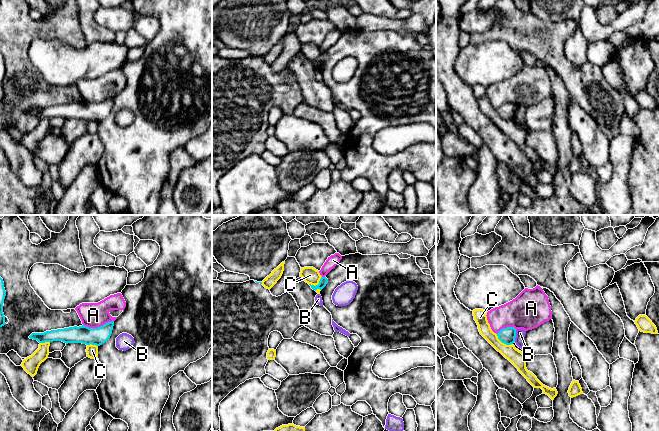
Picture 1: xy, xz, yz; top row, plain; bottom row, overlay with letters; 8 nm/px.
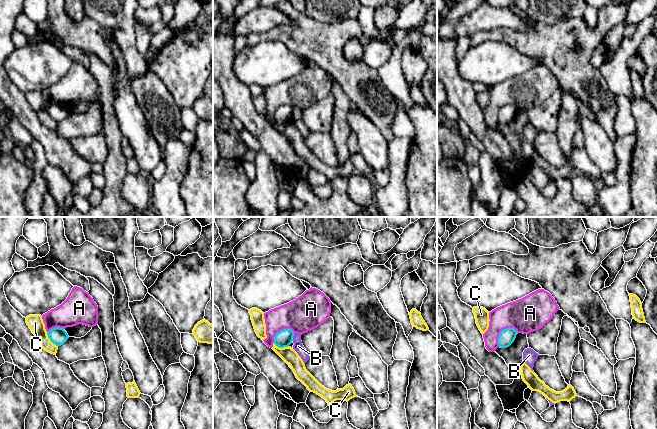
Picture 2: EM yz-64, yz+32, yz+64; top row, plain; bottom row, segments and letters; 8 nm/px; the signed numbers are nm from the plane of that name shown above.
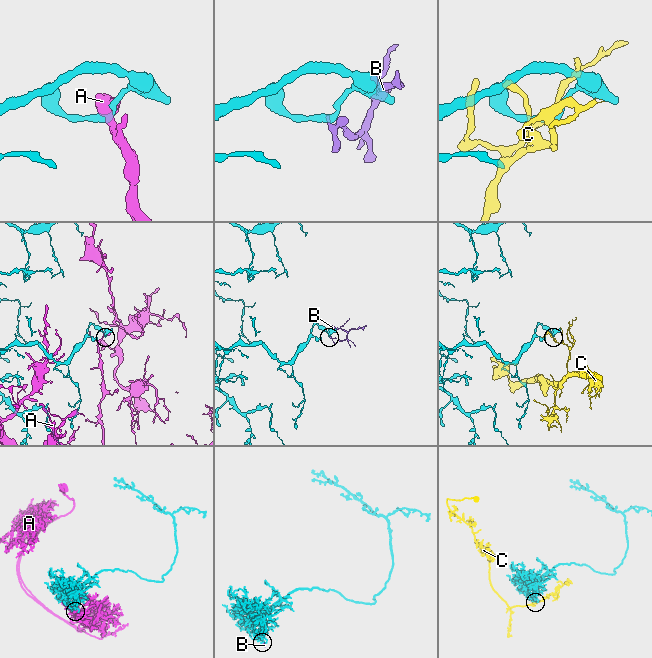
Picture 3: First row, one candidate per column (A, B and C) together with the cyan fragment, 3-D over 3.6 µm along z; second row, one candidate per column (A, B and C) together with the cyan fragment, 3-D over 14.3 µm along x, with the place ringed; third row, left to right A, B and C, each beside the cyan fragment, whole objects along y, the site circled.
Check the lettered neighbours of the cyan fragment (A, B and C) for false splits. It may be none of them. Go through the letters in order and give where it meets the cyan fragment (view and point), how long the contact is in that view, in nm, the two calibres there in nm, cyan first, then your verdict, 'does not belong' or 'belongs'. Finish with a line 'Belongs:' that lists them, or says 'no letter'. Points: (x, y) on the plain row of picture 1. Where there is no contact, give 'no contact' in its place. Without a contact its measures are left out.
A: contact xy (98, 103); length 260 nm; calibres 140 and 200 nm; does not belong
B: contact yz (515, 112); length 100 nm; calibres 130 and 80 nm; does not belong
C: contact yz (503, 118); length 160 nm; calibres 130 and 120 nm; does not belong
Belongs: no letter

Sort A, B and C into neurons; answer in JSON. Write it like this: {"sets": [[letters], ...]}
{"sets": [["A"], ["B"], ["C"]]}

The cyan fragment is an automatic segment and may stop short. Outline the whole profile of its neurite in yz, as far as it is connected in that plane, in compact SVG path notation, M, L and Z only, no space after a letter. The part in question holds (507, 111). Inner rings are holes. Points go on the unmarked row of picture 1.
M514 103L503 104L497 109L497 112L502 119L511 121L515 118L516 105Z

